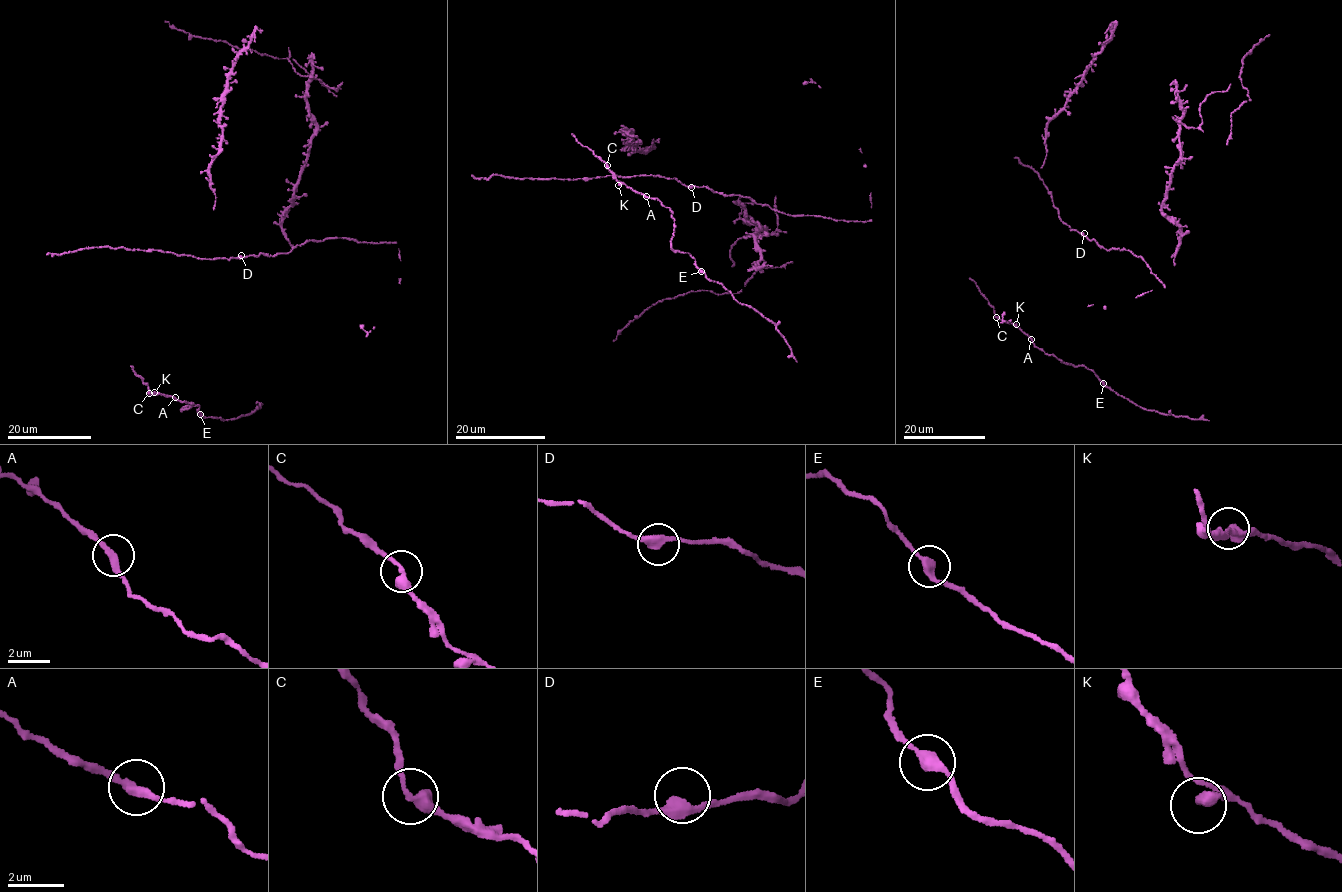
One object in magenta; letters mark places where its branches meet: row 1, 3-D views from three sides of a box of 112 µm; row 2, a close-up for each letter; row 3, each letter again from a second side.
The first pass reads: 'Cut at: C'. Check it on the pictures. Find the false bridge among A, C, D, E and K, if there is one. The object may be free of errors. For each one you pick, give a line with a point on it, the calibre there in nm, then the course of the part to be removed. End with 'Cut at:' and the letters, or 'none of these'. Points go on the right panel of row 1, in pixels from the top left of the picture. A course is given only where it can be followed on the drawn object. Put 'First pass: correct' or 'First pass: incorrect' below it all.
Cut at: none of these
First pass: incorrect

